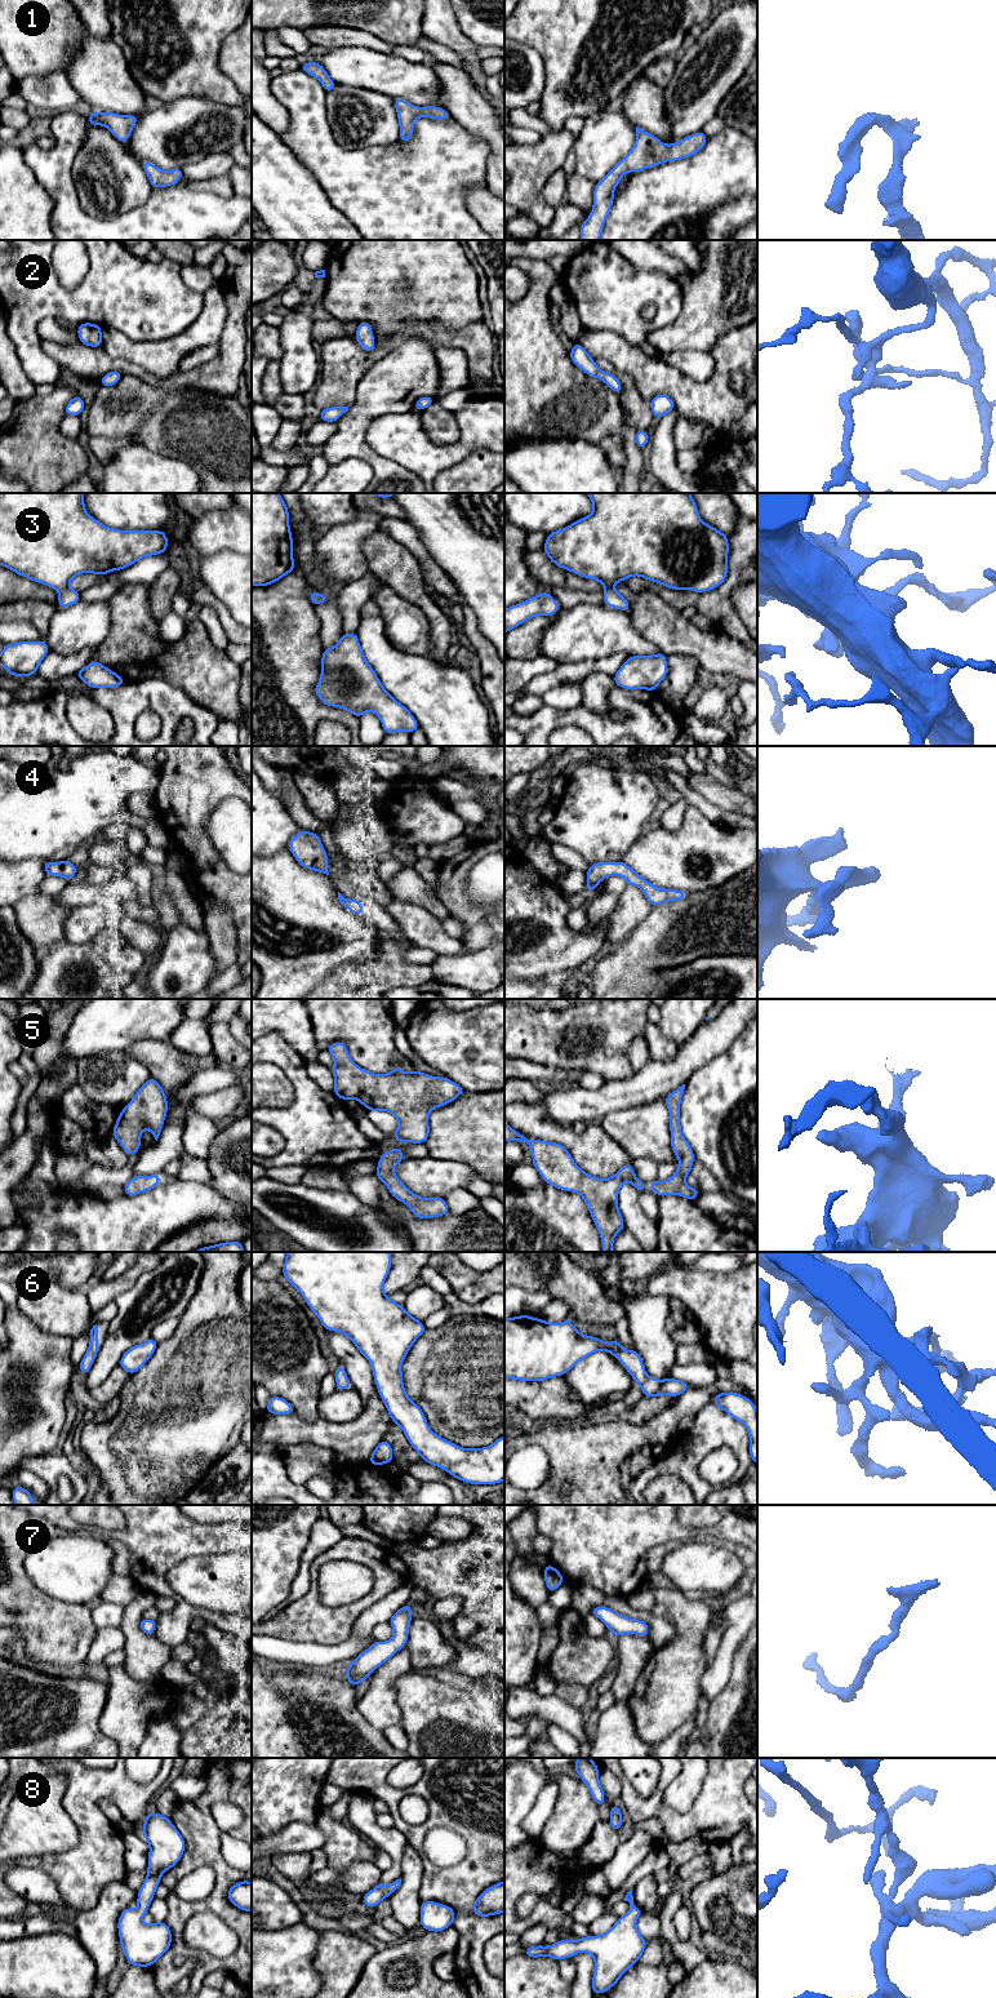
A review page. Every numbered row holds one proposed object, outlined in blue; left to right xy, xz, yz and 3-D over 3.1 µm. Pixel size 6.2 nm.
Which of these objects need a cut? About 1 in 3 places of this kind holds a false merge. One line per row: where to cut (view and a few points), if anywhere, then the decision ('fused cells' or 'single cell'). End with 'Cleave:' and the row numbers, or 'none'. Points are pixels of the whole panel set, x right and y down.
1: cut none; single cell
2: cut none; single cell
3: cut none; single cell
4: cut none; single cell
5: cut none; single cell
6: cut none; single cell
7: cut none; single cell
8: cut none; single cell
Cleave: none

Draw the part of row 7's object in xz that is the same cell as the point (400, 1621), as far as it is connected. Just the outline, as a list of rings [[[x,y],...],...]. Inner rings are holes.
[[[409,1603],[392,1615],[388,1624],[393,1629],[393,1637],[386,1642],[375,1640],[368,1650],[351,1661],[346,1669],[347,1682],[350,1684],[359,1686],[378,1666],[406,1646],[412,1619],[412,1606]]]

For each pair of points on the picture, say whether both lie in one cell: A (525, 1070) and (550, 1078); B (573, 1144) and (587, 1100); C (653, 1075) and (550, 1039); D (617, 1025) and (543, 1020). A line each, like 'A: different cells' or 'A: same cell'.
A: same cell
B: different cells
C: different cells
D: same cell

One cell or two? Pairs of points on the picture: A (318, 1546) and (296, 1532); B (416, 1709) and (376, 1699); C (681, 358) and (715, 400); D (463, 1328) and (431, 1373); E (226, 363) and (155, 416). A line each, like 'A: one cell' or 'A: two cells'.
A: two cells
B: two cells
C: two cells
D: one cell
E: two cells

